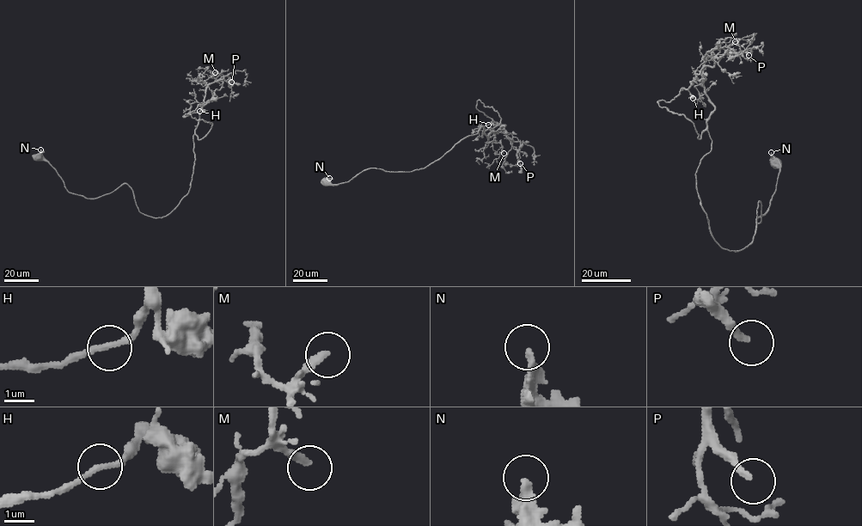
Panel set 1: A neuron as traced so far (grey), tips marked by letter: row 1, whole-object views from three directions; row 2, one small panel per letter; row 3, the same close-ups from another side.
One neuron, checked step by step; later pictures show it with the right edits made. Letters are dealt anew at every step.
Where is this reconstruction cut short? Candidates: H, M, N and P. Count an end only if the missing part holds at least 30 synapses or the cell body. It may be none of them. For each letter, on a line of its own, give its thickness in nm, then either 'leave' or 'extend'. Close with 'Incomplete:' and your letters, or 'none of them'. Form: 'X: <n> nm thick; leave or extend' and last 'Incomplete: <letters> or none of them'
H: 180 nm thick; leave
M: 240 nm thick; extend
N: 200 nm thick; leave
P: 200 nm thick; leave
Incomplete: M

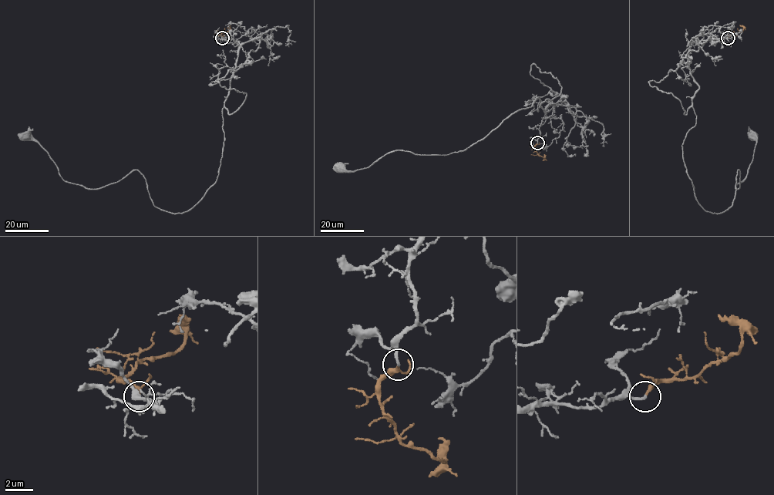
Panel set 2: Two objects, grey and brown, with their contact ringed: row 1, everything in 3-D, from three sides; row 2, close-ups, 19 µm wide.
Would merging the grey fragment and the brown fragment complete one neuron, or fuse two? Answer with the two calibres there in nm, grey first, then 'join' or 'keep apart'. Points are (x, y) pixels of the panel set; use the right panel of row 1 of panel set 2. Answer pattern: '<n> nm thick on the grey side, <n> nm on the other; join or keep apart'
200 nm thick on the grey side, 180 nm on the other; join

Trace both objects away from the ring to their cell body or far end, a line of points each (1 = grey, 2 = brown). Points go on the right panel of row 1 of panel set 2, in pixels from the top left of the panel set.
1: (728, 38), (688, 52), (698, 89), (682, 156), (705, 210), (731, 204), (752, 136)
2: (728, 38), (743, 30), (739, 25)

